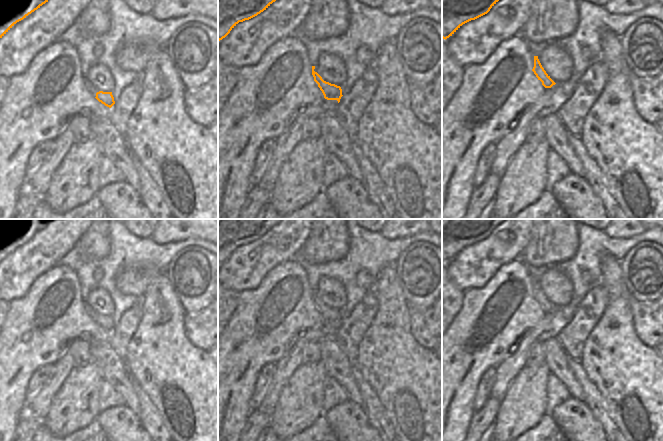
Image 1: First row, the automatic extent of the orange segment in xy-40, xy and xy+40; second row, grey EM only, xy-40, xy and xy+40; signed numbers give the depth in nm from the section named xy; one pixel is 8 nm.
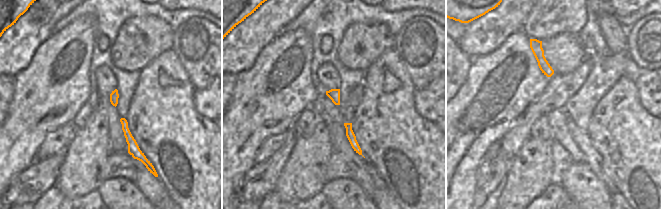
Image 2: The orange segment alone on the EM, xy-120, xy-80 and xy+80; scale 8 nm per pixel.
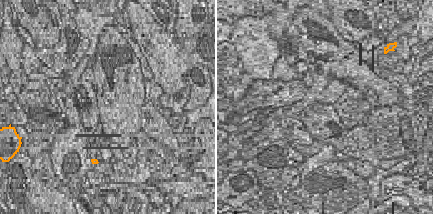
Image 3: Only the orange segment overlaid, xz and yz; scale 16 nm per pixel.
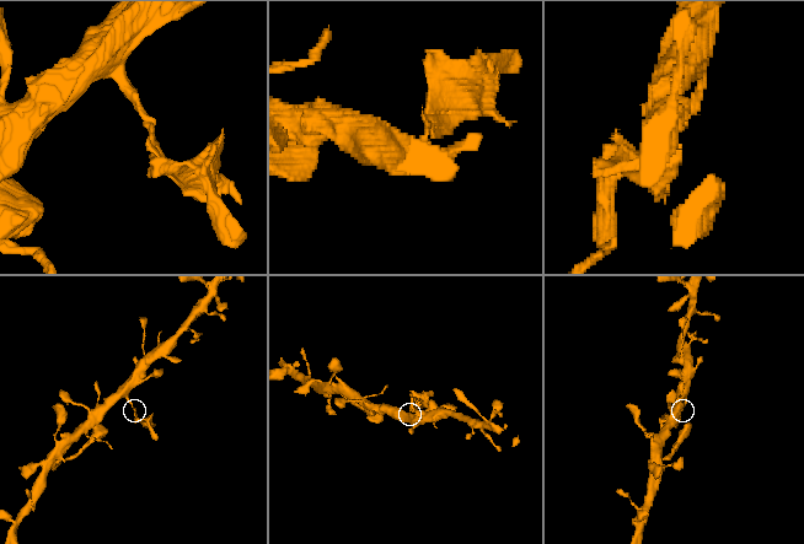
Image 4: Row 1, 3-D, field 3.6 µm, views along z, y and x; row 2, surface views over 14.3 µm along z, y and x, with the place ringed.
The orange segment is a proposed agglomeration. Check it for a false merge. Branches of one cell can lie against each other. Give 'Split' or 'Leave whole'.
Split

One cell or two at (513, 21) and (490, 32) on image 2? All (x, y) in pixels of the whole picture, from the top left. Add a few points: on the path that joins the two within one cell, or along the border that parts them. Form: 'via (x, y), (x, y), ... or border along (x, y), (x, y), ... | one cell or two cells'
via (507, 21), (502, 21), (496, 26) | one cell

